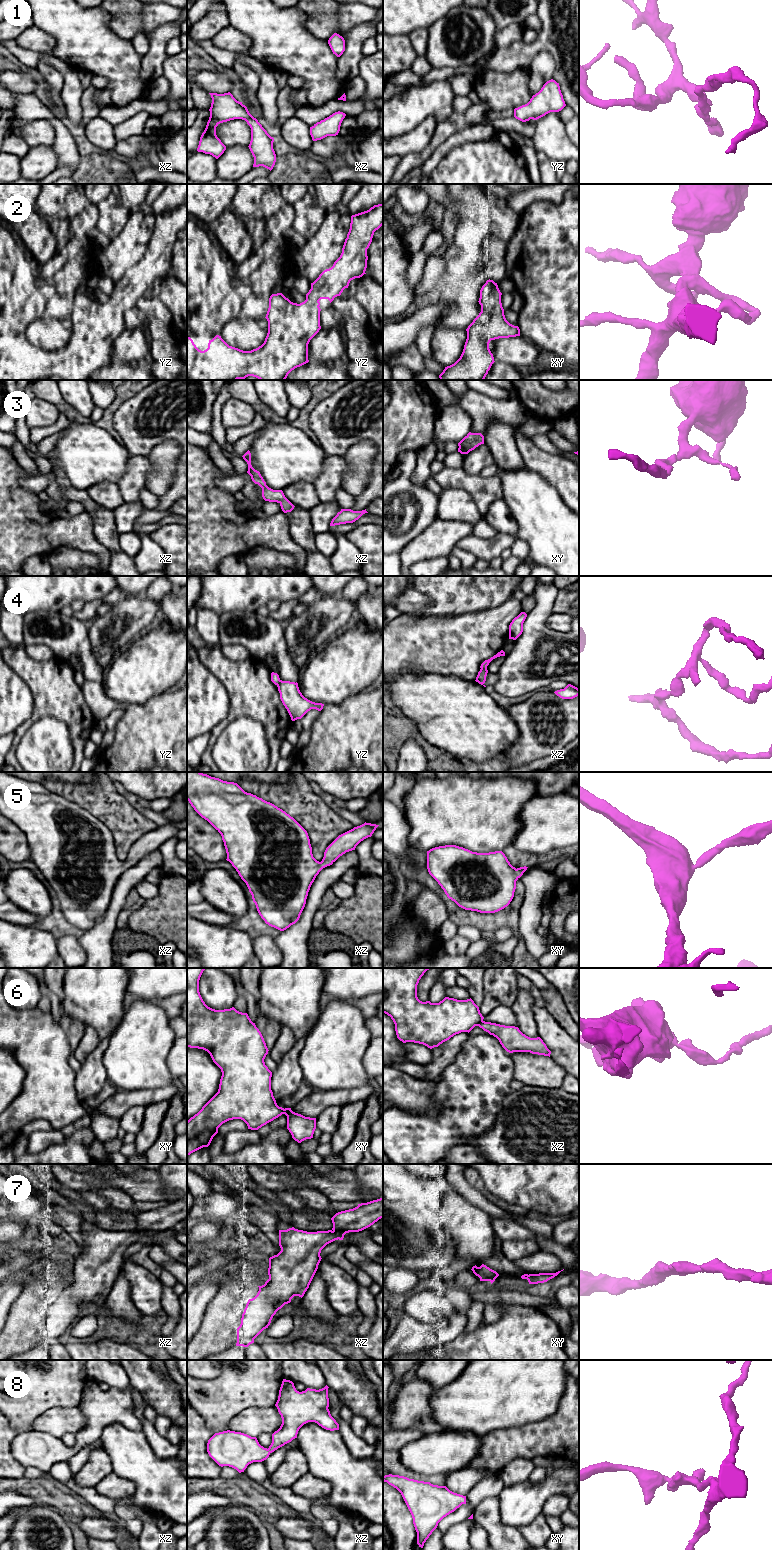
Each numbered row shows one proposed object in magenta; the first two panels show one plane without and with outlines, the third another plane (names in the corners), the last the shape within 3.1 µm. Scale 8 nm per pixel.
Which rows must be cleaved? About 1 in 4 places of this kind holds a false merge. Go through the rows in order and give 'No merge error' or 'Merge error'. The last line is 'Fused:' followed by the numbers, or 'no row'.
1: No merge error
2: No merge error
3: No merge error
4: Merge error
5: No merge error
6: Merge error
7: No merge error
8: No merge error
Fused: 4, 6

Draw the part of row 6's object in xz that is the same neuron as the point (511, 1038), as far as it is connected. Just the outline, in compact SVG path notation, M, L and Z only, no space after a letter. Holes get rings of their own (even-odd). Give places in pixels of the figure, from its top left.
M485 1021L480 1022L478 1026L496 1037L502 1047L509 1053L530 1052L550 1057L551 1051L540 1037L530 1038L523 1034L518 1027Z

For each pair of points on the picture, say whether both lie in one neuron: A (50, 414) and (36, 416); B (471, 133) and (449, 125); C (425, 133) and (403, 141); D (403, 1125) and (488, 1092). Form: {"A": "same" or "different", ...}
{"A": "same", "B": "different", "C": "same", "D": "same"}

